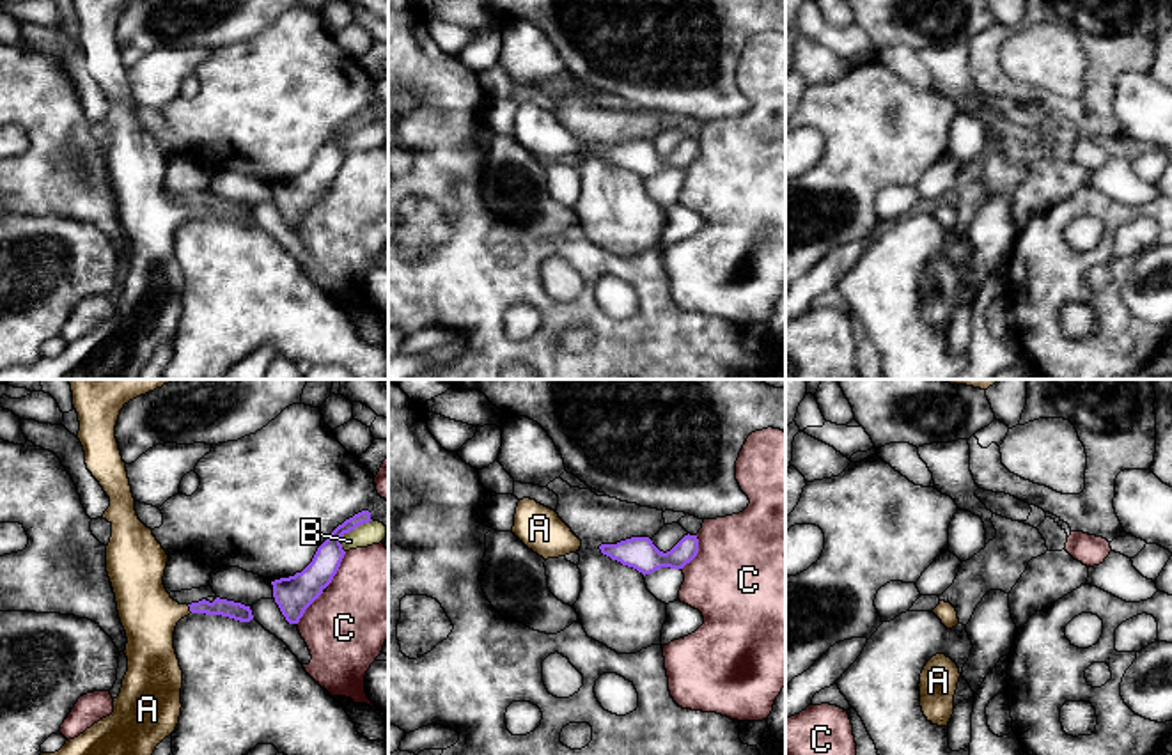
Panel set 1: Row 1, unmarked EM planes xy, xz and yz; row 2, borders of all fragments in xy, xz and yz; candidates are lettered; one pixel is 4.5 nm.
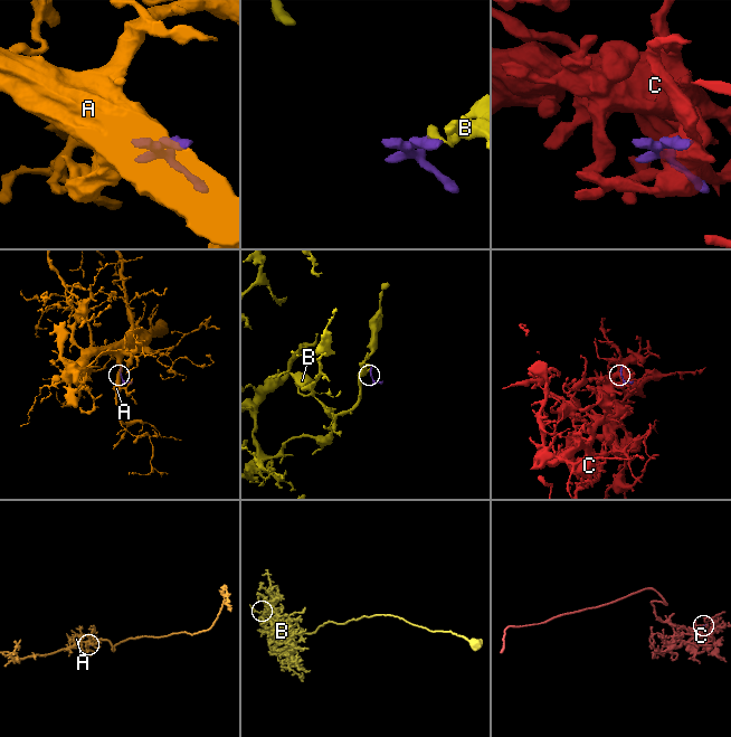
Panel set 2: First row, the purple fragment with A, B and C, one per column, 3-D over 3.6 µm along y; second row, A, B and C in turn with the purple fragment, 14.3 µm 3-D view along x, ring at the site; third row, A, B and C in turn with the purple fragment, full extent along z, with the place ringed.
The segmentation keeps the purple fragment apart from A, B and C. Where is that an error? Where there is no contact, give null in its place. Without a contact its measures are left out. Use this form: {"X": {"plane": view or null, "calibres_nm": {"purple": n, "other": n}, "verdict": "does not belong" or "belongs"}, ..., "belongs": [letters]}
{"A": {"plane": "xy", "calibres_nm": {"purple": 80, "other": 260}, "verdict": "belongs"}, "B": {"plane": "xy", "calibres_nm": {"purple": 140, "other": 110}, "verdict": "does not belong"}, "C": {"plane": "xz", "calibres_nm": {"purple": 140, "other": 500}, "verdict": "does not belong"}, "belongs": ["A"]}

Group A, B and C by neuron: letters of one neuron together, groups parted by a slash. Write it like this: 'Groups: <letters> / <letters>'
Groups: A / B / C

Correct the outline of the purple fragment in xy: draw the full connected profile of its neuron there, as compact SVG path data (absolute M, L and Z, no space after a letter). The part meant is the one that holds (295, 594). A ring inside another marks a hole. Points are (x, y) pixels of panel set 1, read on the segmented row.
M362 510L339 525L317 548L312 562L294 576L271 581L273 597L289 624L298 624L305 610L323 594L337 574L346 555L340 537L369 523L371 512Z

